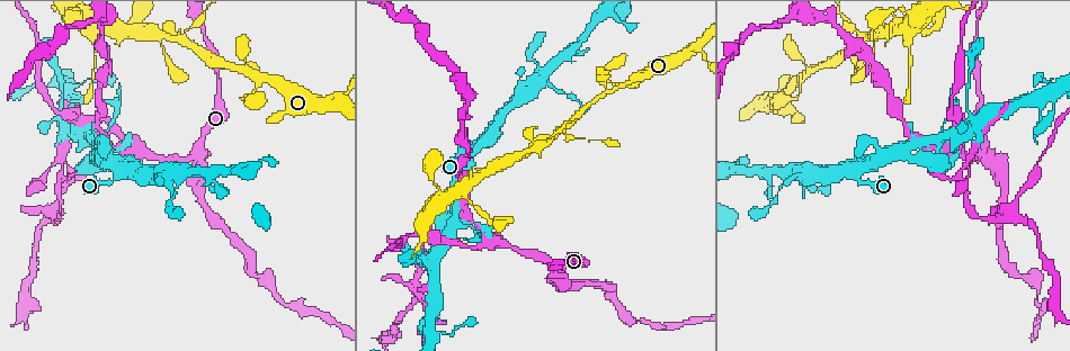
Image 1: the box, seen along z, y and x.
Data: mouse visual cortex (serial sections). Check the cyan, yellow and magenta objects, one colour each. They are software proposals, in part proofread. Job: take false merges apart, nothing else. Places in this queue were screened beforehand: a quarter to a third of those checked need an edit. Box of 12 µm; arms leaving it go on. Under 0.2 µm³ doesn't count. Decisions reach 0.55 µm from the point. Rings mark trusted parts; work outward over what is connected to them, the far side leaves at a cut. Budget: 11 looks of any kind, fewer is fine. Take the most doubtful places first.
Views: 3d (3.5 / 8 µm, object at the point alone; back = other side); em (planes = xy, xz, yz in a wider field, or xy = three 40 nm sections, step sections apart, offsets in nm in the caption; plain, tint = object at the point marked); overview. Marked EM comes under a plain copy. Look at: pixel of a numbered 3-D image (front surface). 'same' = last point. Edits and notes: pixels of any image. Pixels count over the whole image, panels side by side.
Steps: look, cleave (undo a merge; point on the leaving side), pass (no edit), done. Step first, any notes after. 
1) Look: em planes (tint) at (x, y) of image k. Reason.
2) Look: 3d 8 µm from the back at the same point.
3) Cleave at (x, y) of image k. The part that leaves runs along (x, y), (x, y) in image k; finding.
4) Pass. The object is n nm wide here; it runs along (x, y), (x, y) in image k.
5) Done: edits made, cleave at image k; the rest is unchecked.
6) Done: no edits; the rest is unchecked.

Look: 3d 3.5 µm from the back at (543, 146) of image 1. Three-way junction.

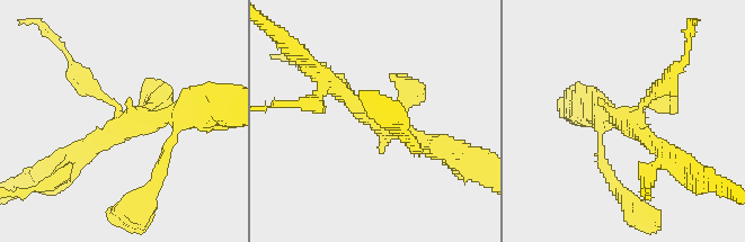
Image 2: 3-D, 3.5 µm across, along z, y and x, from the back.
Look: em xy step 2 (tint) at (632, 127) of image 2.

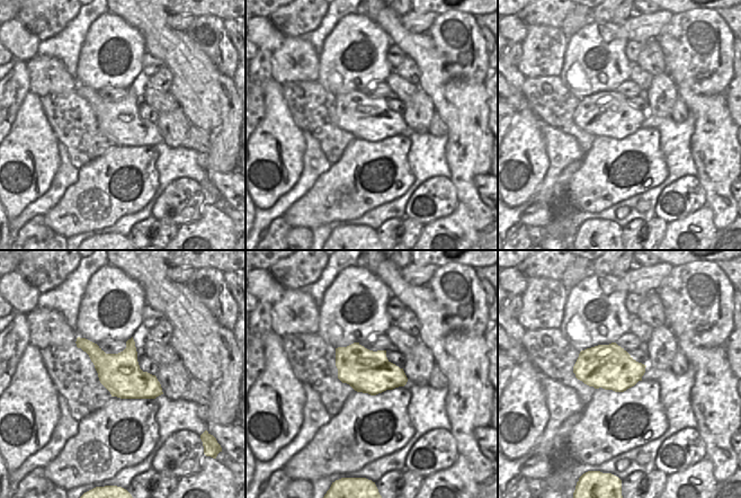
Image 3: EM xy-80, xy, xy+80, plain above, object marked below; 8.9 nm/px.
Pass. It runs along (321, 78), (380, 120), (443, 150) in image 2; all the same cell.

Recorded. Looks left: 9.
Look: 3d 3.5 µm at (201, 148) of image 1. Branch point.

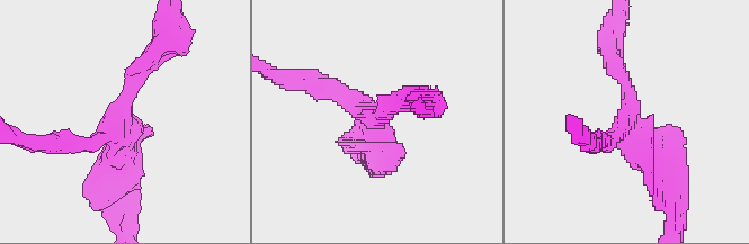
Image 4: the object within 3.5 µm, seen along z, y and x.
Look: em xy step 2 (tint) at (372, 120) of image 4. Shape alone is not enough.

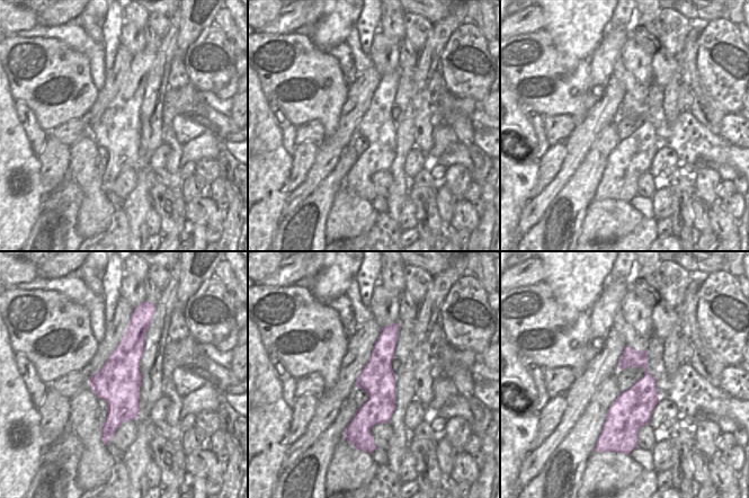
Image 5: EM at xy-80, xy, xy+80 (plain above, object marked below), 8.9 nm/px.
Pass. The arms are 250, 250, 400 nm wide; it runs along (133, 320), (121, 408), (106, 434) in image 5; one cell here.

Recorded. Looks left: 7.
Look: 3d 8 µm at (133, 143) of image 1. Three-way junction.

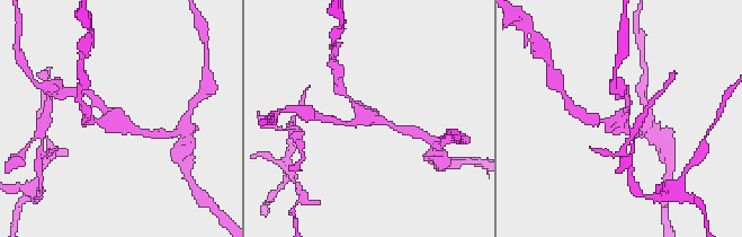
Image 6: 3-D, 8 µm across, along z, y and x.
Look: em xy step 2 (tint) at (623, 121) of image 6. Need the tissue.

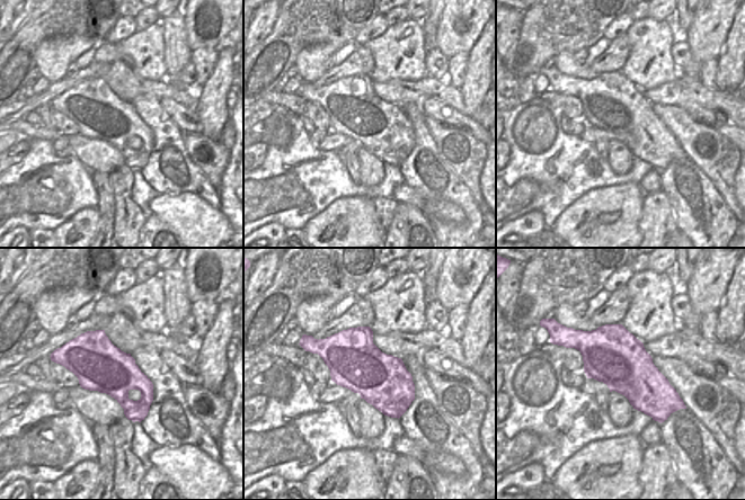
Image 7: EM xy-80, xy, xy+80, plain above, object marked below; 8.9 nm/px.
Pass. It runs along (398, 129), (372, 119), (346, 96) in image 6; one cell here.

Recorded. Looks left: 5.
Look: 3d 3.5 µm at (404, 237) of image 1. Thin neck.

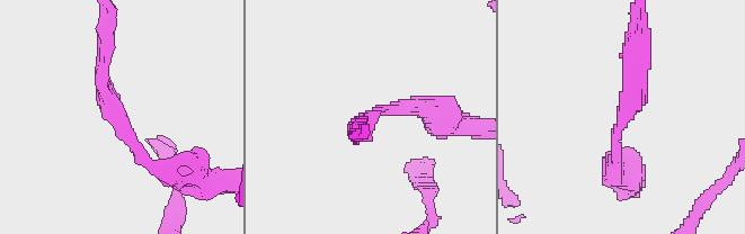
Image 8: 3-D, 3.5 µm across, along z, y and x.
Look: em xy step 5 (tint) at (623, 126) of image 8. The arms are 250, 250 nm wide; now the EM.

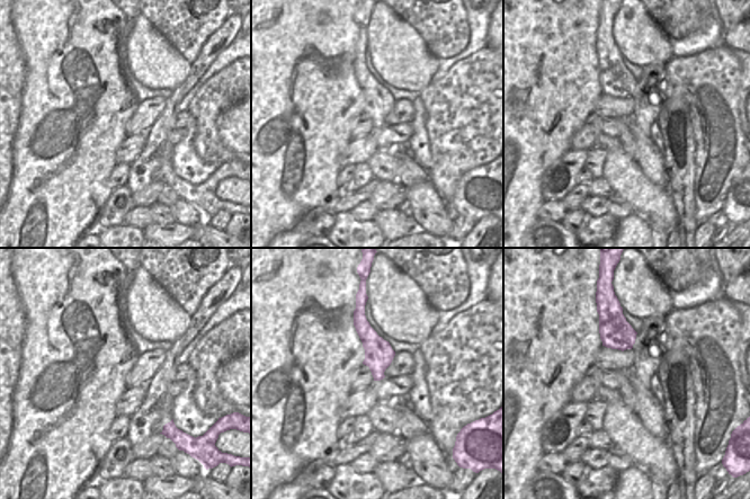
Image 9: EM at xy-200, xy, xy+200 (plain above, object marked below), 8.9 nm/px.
Pass. The object is 260 nm wide here; it runs along (171, 177), (120, 125), (103, 55) in image 8; continuous, no second cell.

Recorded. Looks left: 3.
Done: no edits; the rest is unchecked.

